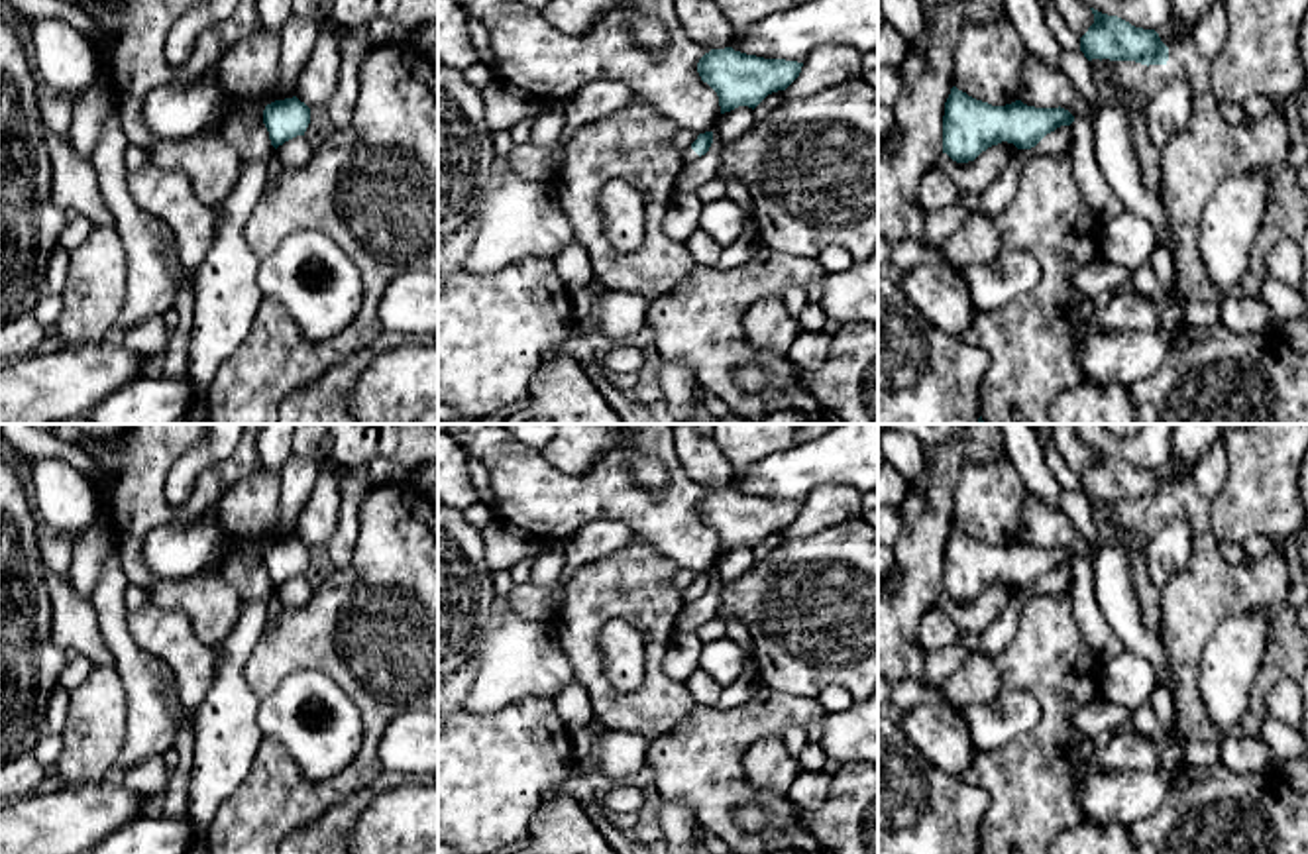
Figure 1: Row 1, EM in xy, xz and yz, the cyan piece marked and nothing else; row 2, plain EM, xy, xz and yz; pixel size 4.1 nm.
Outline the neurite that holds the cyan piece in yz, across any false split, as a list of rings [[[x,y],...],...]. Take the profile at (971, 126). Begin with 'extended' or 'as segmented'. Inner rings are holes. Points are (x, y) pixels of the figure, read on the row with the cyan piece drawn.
as segmented | [[[953,86],[945,102],[943,153],[956,163],[968,163],[1002,141],[1031,149],[1047,133],[1072,122],[1074,116],[1061,106],[1035,108],[1021,100],[992,106]]]

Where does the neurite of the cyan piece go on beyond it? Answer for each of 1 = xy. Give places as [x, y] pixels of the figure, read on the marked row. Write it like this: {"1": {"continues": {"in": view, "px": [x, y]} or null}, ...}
{"1": {"continues": null}}

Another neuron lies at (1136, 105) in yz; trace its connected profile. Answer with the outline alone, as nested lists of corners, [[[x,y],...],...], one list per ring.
[[[1131,90],[1119,100],[1129,116],[1131,143],[1137,153],[1143,185],[1153,192],[1161,192],[1161,151],[1149,137],[1147,102],[1149,96],[1143,96],[1139,90]]]

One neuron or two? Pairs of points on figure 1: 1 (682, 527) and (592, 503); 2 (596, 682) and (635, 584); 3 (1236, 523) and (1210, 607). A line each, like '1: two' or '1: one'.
1: one
2: one
3: two

